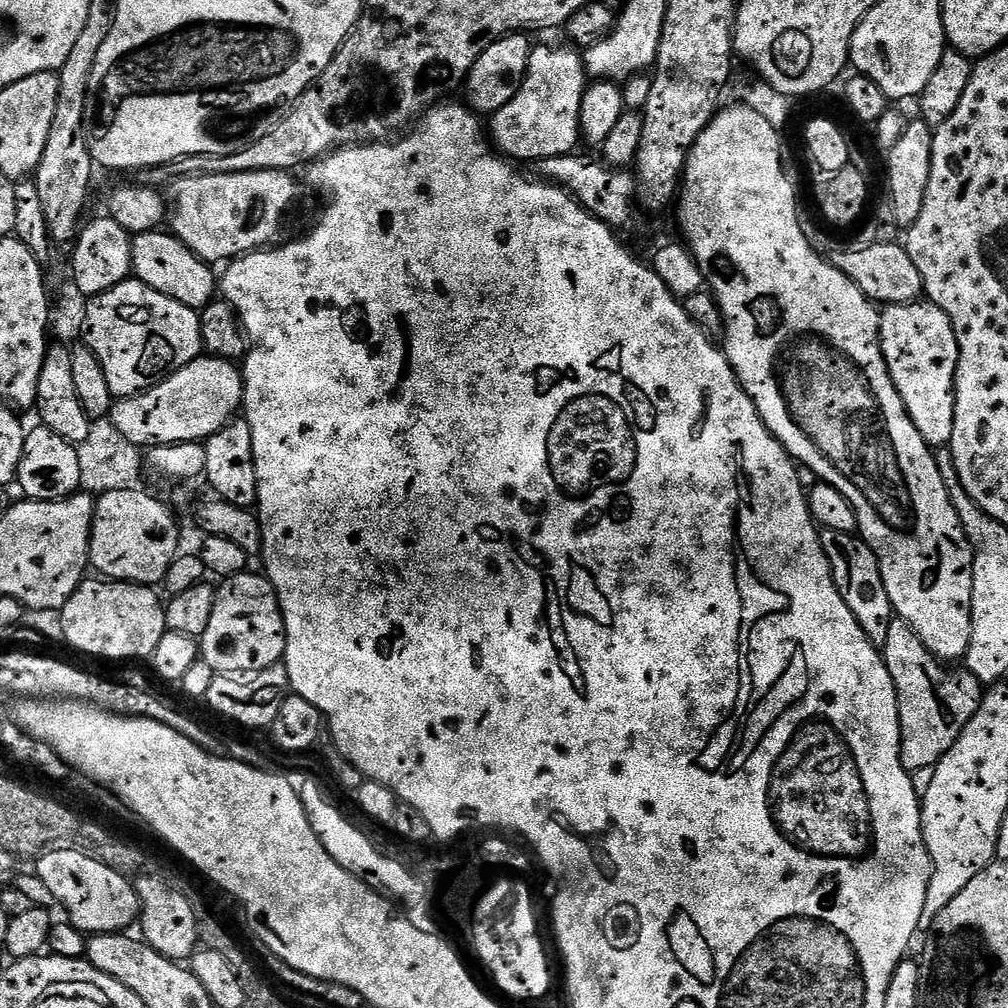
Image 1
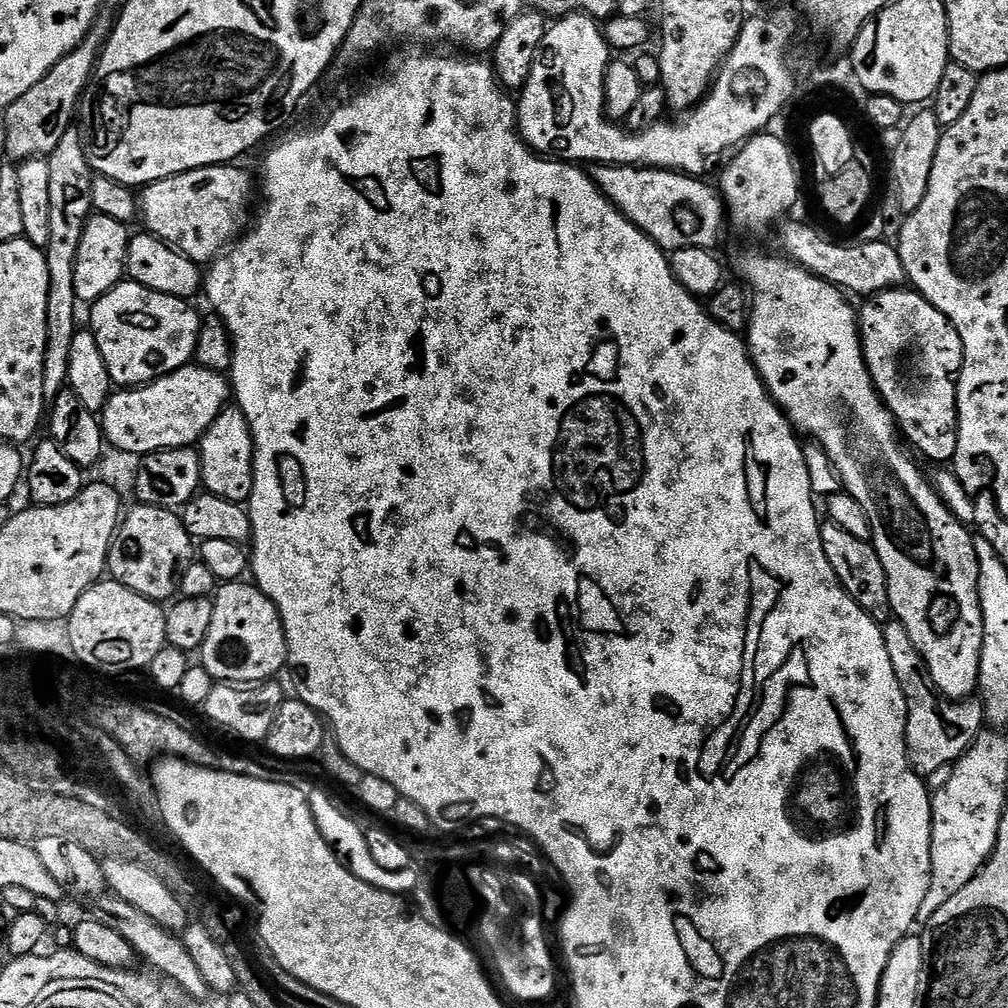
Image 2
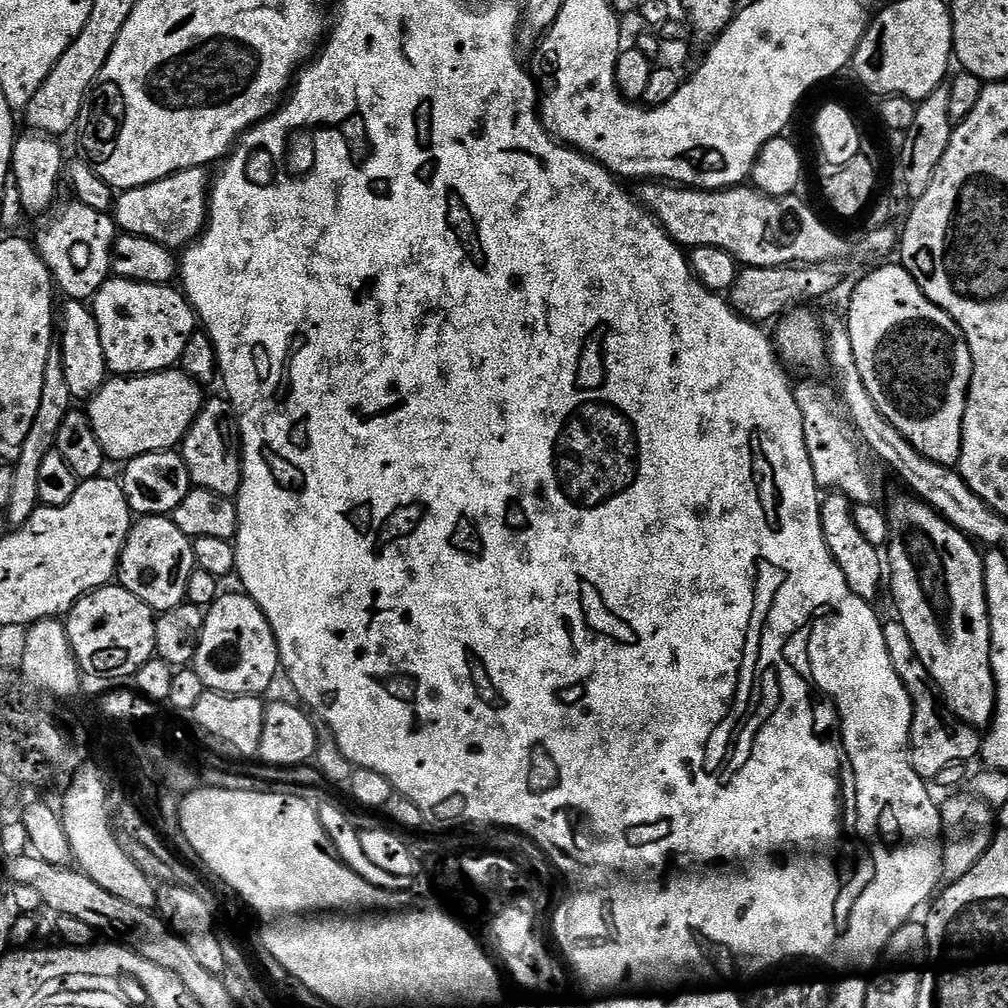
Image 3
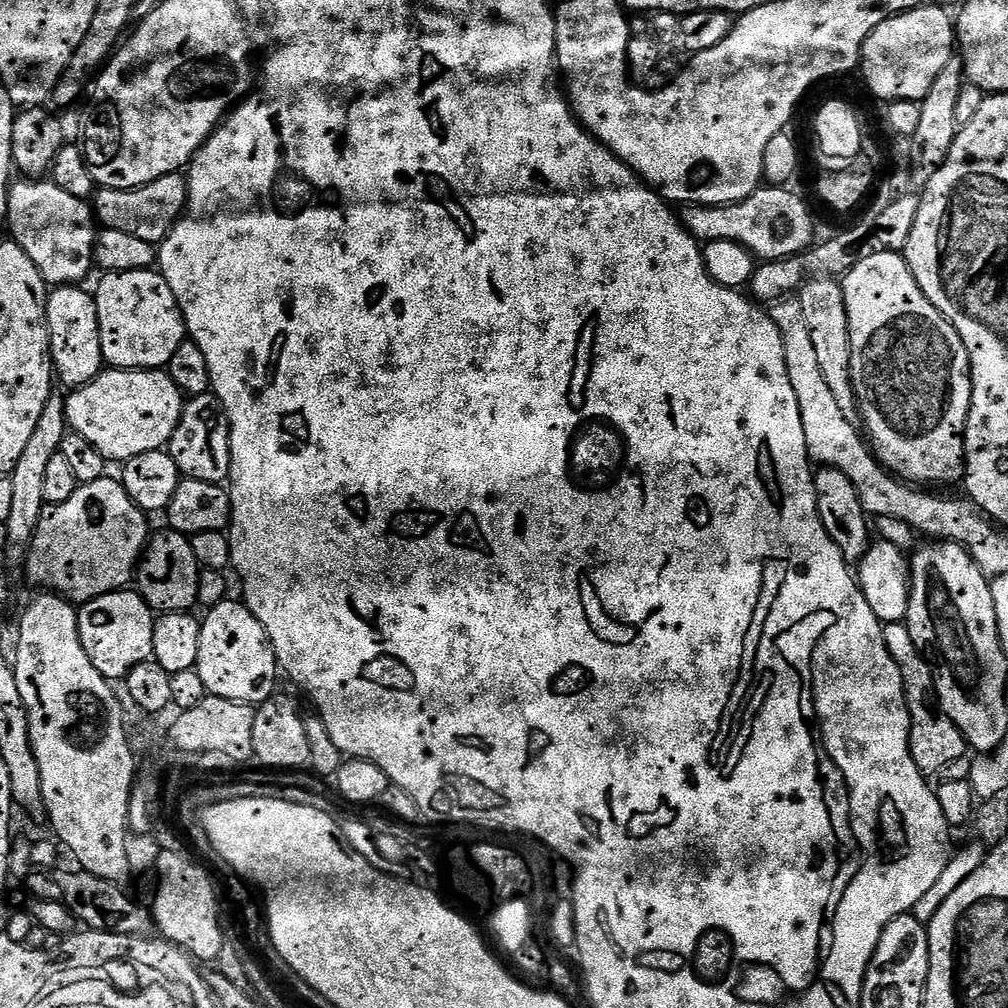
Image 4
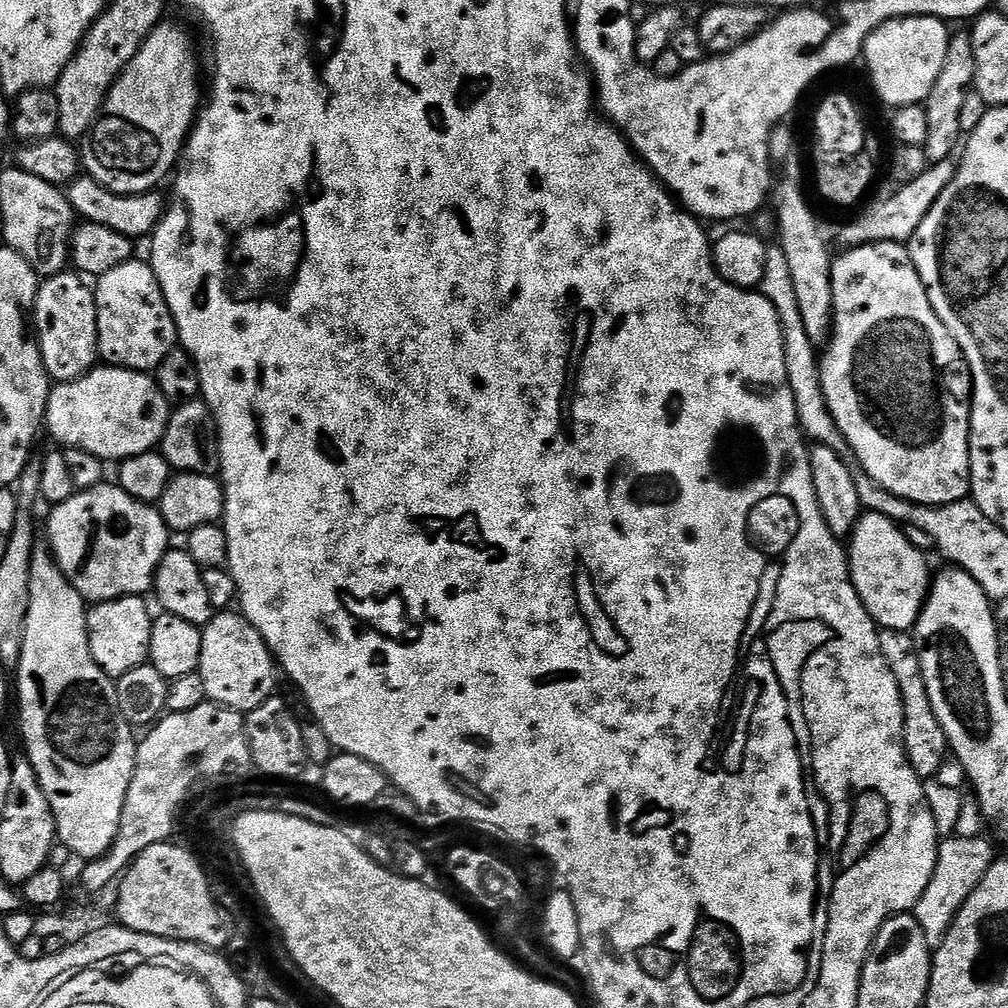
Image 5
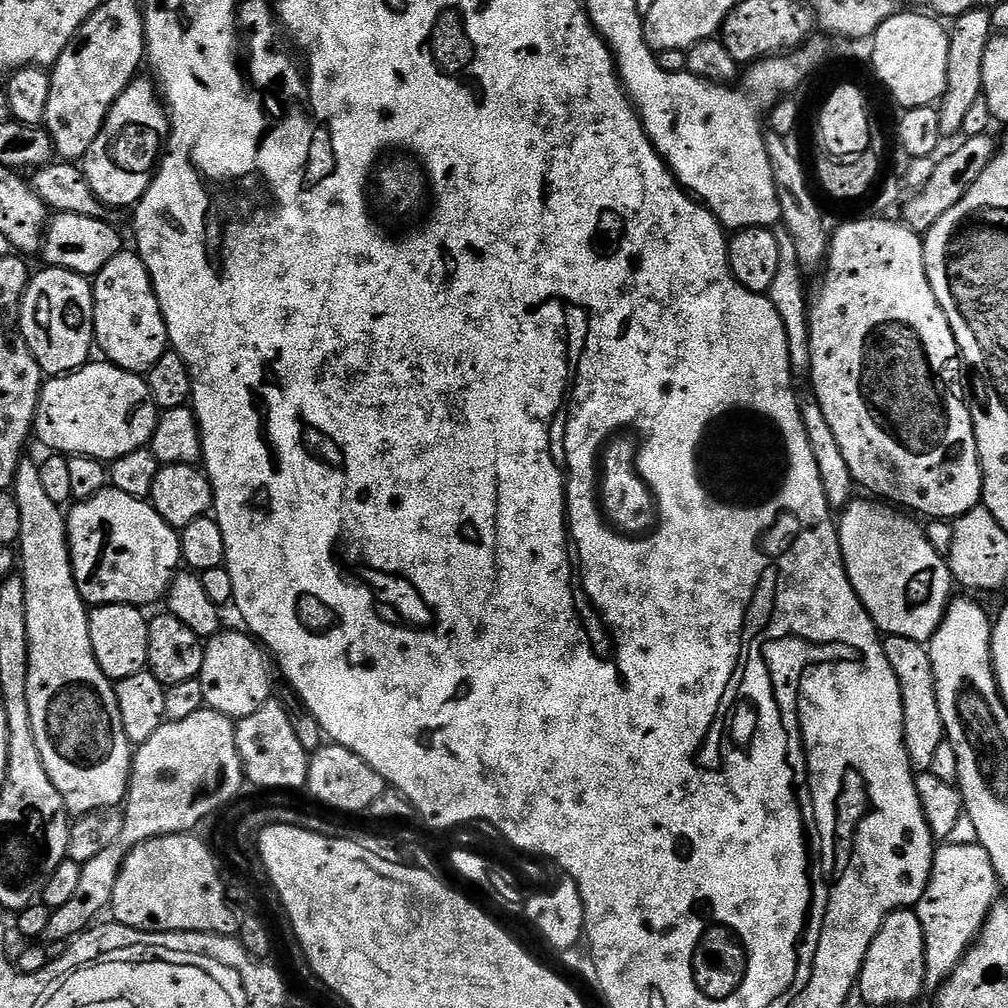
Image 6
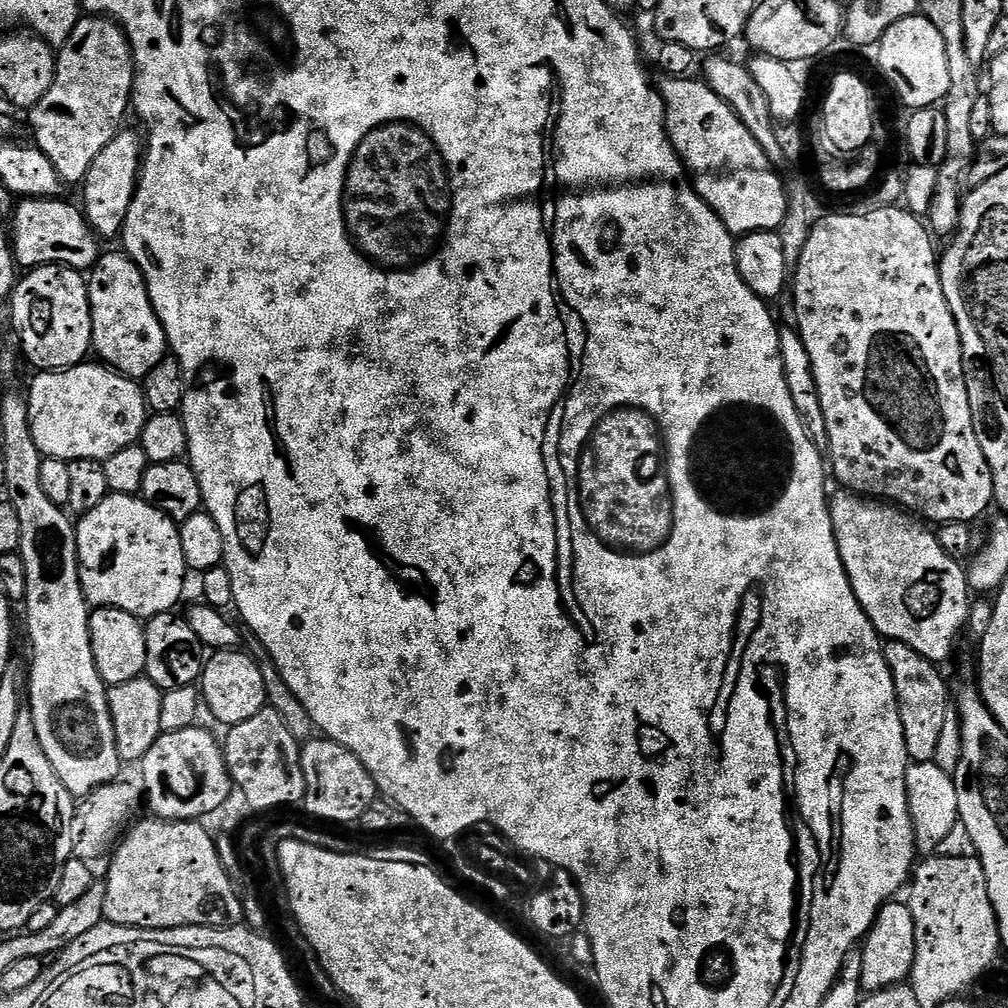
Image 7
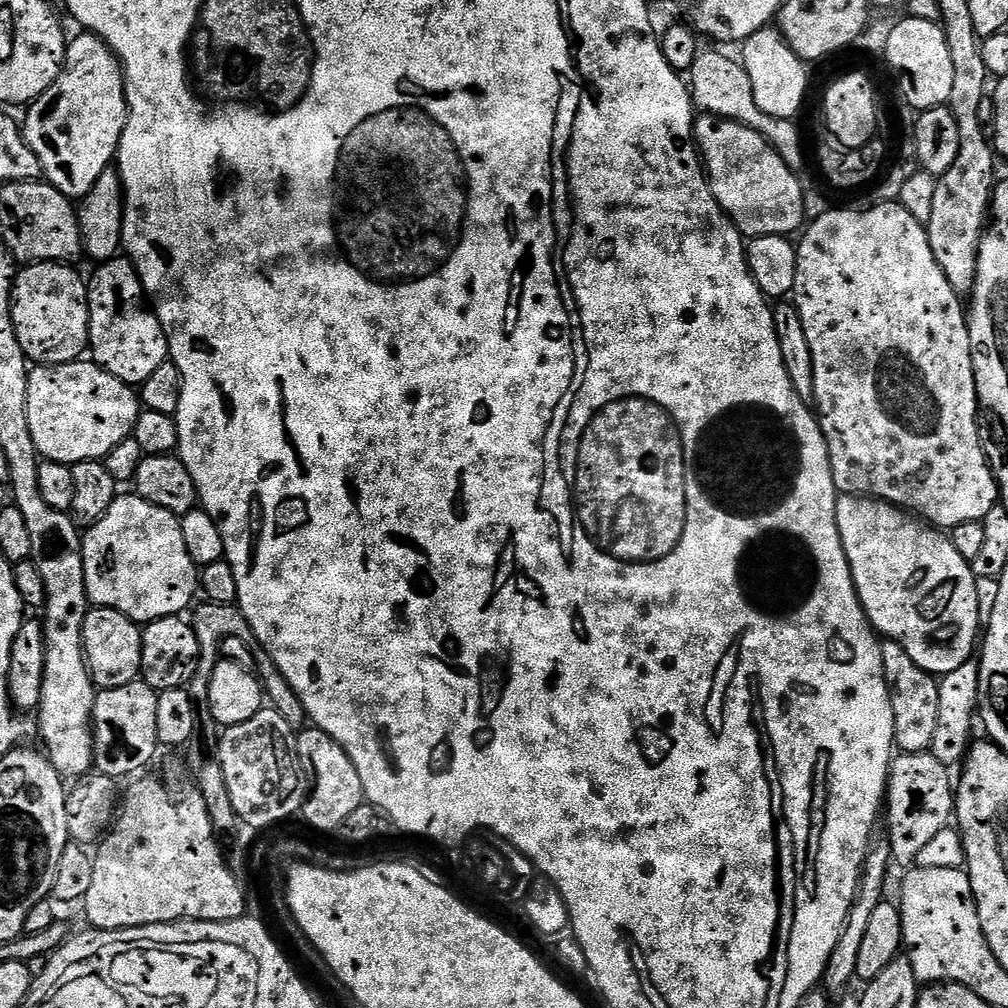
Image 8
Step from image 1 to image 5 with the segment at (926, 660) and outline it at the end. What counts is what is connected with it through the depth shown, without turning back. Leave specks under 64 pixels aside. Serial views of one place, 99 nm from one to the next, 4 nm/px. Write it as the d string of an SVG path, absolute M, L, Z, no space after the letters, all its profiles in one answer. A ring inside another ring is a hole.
M883 629L880 632L882 654L898 682L904 711L904 752L913 770L922 778L935 777L939 768L949 759L948 739L930 706L930 694L926 694L926 682L922 678L922 662L918 662L915 639L907 632Z

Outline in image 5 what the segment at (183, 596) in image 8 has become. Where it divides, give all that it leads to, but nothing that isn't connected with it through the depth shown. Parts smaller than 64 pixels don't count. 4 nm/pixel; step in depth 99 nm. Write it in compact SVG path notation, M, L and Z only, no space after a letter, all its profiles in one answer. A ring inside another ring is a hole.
M105 482L98 485L97 488L85 488L76 491L69 500L55 505L49 512L52 512L48 516L49 542L47 541L47 543L50 545L50 551L56 557L56 565L62 570L62 574L71 582L74 590L78 590L78 594L82 594L85 602L91 602L93 605L105 604L108 600L121 600L123 596L143 597L145 595L144 592L151 593L153 591L158 566L165 554L170 551L170 544L168 544L170 530L164 525L164 519L160 517L159 507L151 504L143 504L142 501L134 499L130 494L126 494L124 488Z

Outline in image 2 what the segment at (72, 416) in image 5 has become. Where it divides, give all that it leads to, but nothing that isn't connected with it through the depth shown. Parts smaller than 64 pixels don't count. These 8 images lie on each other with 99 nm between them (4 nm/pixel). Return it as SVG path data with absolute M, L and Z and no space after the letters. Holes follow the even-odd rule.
M189 362L151 384L113 391L102 413L104 439L111 447L140 457L167 448L187 448L200 441L210 422L229 404L229 377Z

